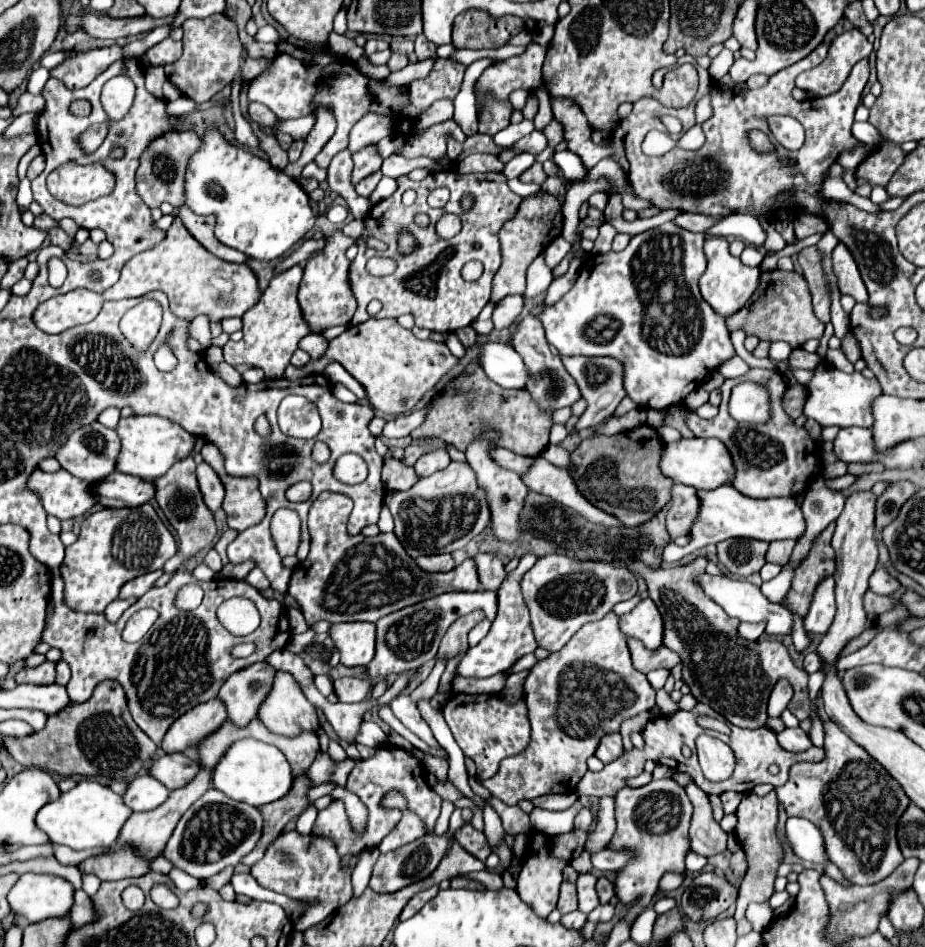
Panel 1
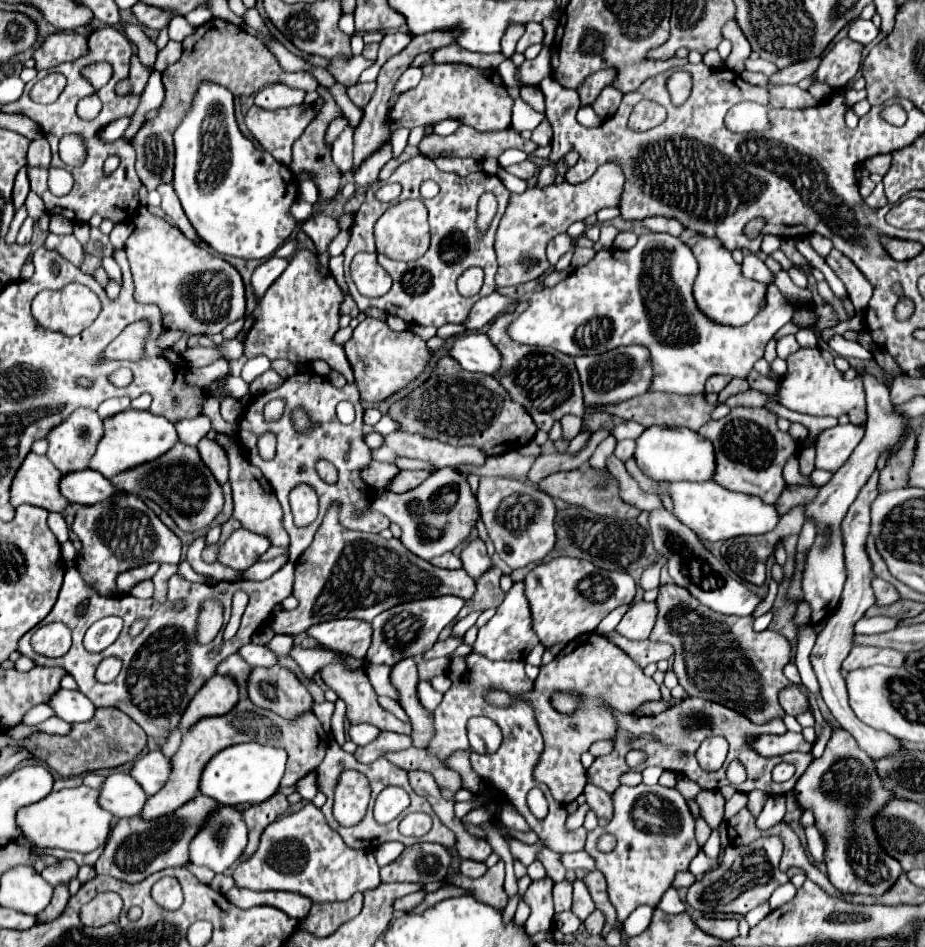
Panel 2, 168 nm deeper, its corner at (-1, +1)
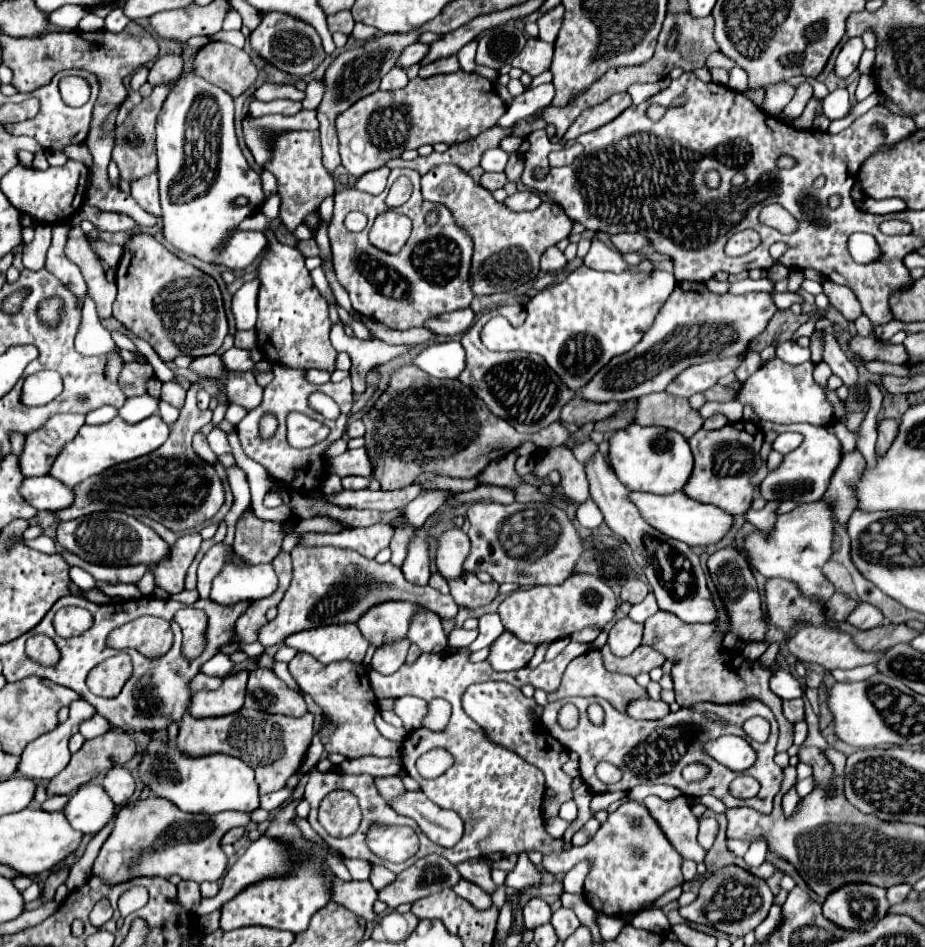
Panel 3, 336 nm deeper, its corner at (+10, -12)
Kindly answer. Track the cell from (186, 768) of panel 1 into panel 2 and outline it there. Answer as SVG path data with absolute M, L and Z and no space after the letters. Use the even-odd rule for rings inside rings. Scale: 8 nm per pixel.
M154 750L146 756L138 758L130 770L130 776L142 786L142 790L152 796L156 794L170 774L170 760L162 756L162 752Z

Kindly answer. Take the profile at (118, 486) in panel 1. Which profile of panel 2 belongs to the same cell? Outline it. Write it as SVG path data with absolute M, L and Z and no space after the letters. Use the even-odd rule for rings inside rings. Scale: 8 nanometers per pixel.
M82 470L82 472L66 472L60 480L60 492L70 502L78 502L84 506L102 502L106 498L112 498L114 494L120 494L108 478L94 470Z

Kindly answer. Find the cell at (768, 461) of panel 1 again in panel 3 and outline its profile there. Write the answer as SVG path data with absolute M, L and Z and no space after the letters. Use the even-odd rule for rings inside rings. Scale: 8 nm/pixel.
M737 421L727 423L717 431L699 429L693 435L693 443L689 439L689 445L693 445L695 467L691 481L683 491L691 499L711 503L731 515L745 515L751 509L755 493L759 491L759 485L753 485L751 477L759 471L759 467L763 467L763 459L759 455L759 449L763 445L763 431L751 421Z

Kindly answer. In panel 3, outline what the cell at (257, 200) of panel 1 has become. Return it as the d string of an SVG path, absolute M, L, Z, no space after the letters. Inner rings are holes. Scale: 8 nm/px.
M193 47L183 51L185 77L177 81L157 117L163 235L173 247L187 255L237 271L249 267L263 253L267 247L265 233L235 231L221 253L217 253L215 247L225 237L225 231L235 229L243 219L257 213L267 199L261 187L261 175L249 167L237 143L233 125L233 99L223 89L191 73L191 61L195 53L197 49ZM237 197L247 197L249 203L235 207L233 201Z

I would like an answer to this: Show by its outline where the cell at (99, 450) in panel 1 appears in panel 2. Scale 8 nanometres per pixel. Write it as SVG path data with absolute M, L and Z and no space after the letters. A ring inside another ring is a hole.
M78 408L62 424L54 426L48 440L46 458L60 470L72 472L88 468L94 448L104 434L104 424L96 410Z

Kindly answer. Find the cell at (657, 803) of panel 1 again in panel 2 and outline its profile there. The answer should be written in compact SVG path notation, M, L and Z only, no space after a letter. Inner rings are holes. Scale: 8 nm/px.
M638 784L634 788L620 786L614 792L614 818L608 826L588 833L586 852L594 858L596 870L604 874L610 902L618 912L618 920L624 922L642 904L656 908L664 892L672 886L674 876L688 870L700 846L694 838L694 820L684 796L676 788ZM602 834L614 834L618 840L616 848L608 854L596 850L596 840Z

